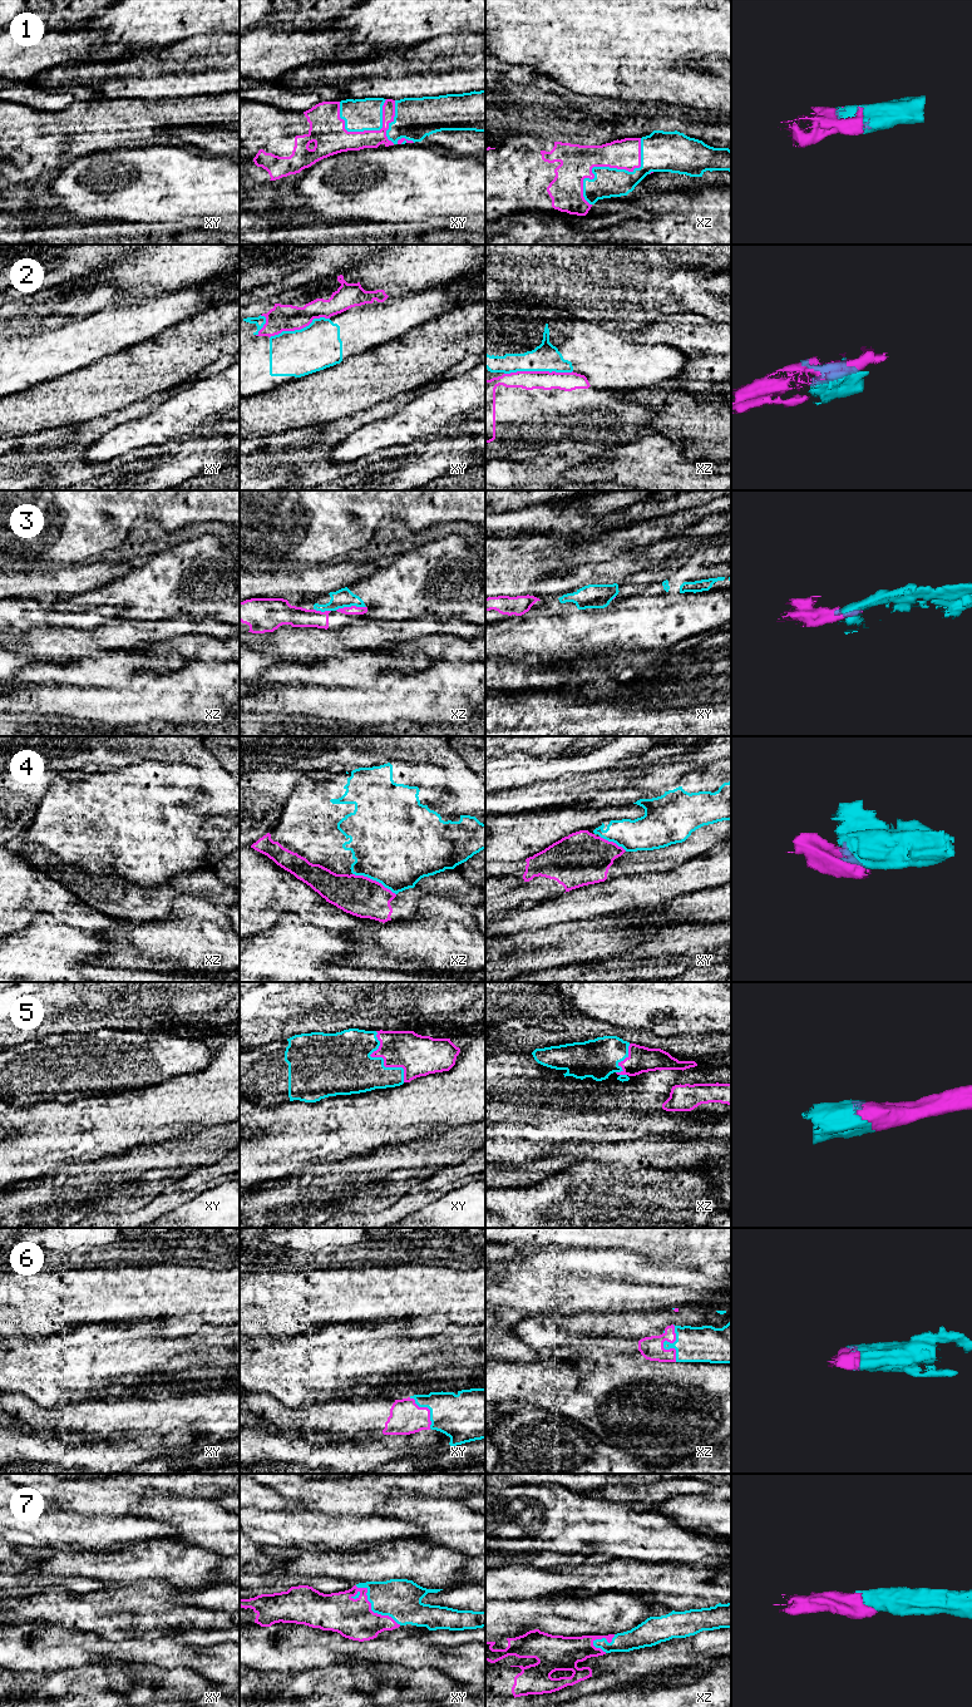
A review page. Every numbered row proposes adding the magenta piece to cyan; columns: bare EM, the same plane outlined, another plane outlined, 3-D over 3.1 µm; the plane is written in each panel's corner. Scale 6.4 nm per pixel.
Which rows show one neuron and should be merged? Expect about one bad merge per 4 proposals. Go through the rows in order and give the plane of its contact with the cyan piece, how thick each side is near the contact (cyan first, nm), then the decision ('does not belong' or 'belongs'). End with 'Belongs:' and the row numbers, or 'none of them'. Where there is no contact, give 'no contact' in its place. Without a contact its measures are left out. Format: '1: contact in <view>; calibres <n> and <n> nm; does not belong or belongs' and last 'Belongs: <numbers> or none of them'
1: contact in xz; calibres 190 and 220 nm; belongs
2: contact in xz; calibres 180 and 120 nm; does not belong
3: contact in xz; calibres 120 and 60 nm; does not belong
4: contact in xz; calibres 500 and 260 nm; does not belong
5: contact in xy; calibres 360 and 260 nm; belongs
6: contact in xz; calibres 220 and 150 nm; belongs
7: contact in xy; calibres 260 and 260 nm; belongs
Belongs: 1, 5, 6, 7

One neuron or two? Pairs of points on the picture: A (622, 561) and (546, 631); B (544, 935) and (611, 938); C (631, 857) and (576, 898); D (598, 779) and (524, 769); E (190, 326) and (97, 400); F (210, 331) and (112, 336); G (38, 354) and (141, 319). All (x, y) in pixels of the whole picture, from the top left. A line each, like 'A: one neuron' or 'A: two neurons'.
A: two neurons
B: one neuron
C: two neurons
D: two neurons
E: one neuron
F: two neurons
G: one neuron

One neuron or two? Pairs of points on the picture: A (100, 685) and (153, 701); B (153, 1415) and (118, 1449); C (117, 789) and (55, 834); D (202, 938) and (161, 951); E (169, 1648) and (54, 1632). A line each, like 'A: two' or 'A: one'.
A: one
B: two
C: one
D: one
E: one

